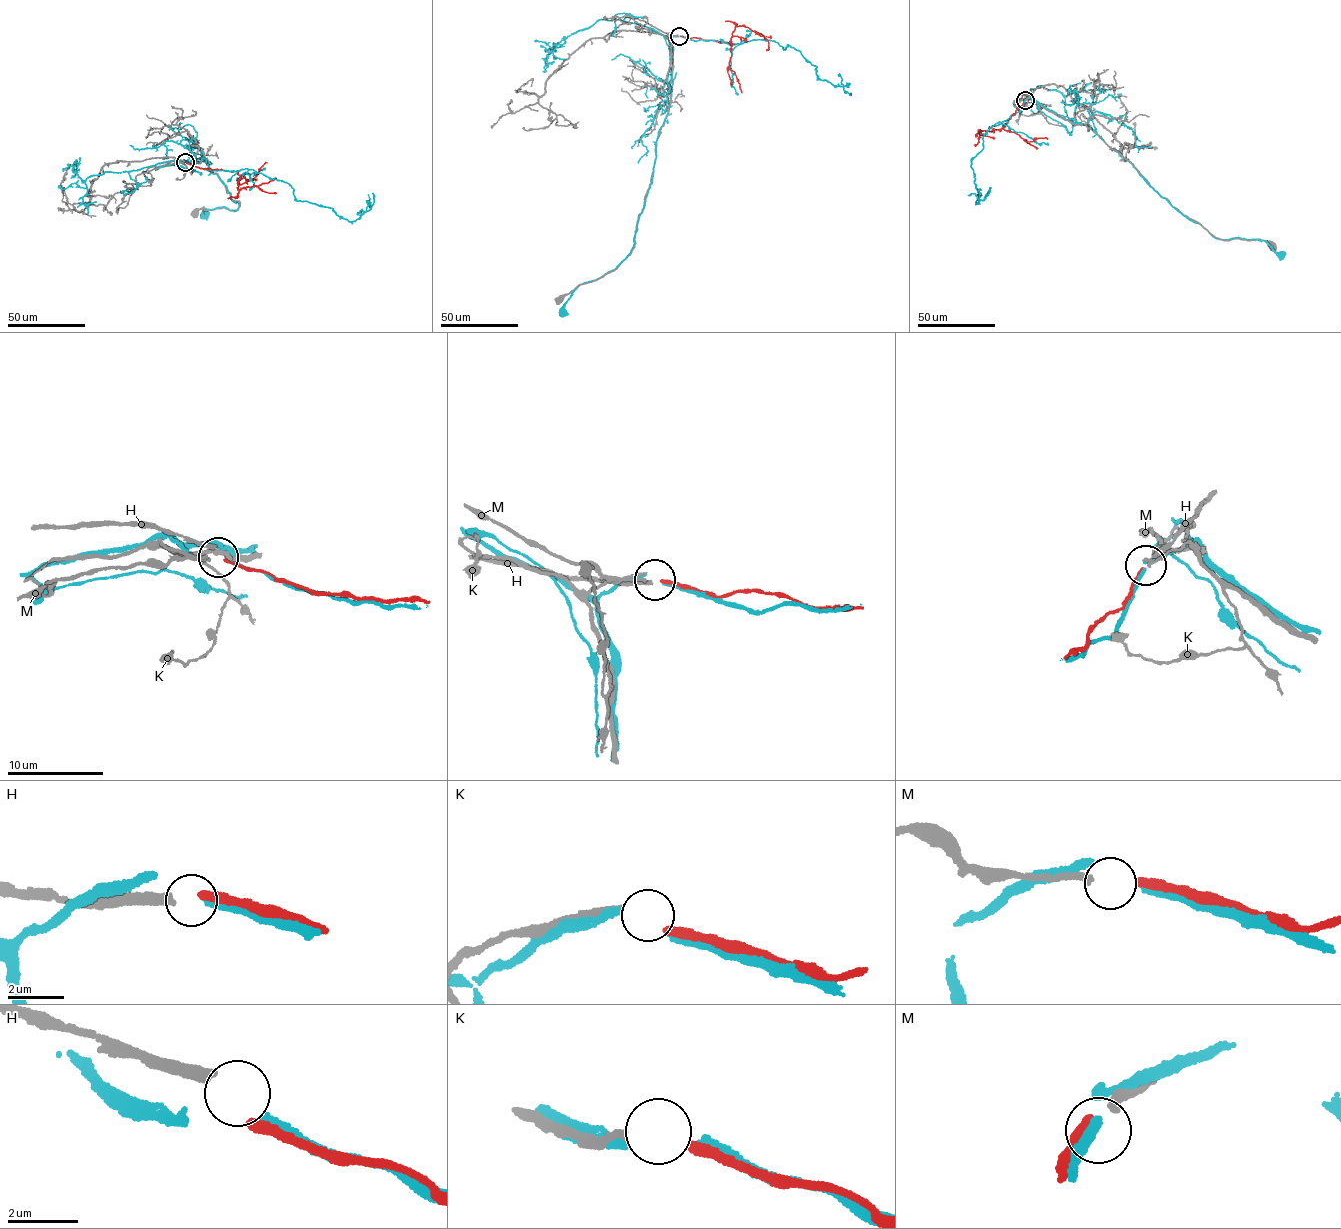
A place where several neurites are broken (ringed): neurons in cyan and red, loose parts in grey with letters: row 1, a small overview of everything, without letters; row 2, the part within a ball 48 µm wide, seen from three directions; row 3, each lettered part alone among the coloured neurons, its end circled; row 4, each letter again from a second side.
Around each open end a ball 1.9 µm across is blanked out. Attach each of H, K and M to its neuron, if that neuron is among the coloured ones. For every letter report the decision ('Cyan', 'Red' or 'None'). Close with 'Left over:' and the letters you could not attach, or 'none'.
H: None
K: Red
M: None
Left over: H, M

